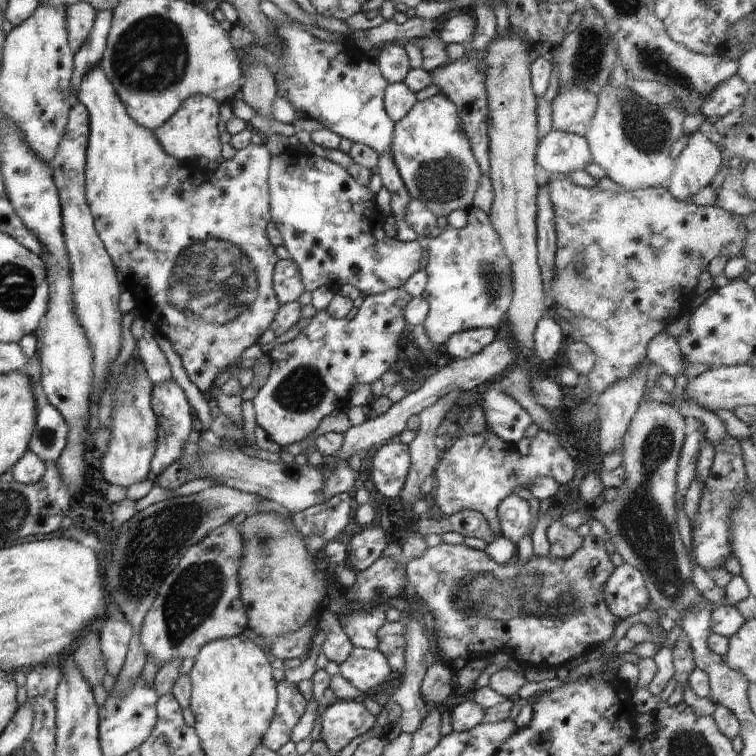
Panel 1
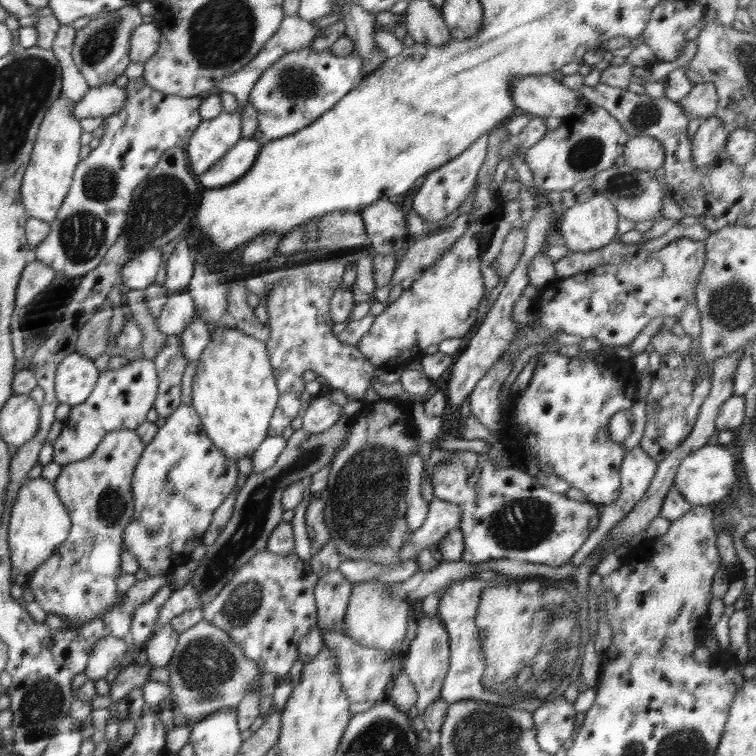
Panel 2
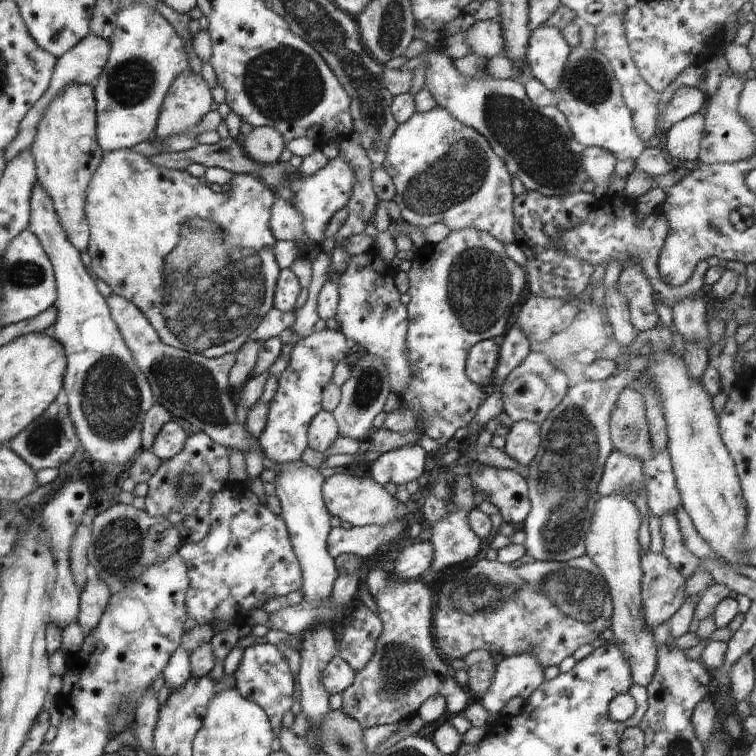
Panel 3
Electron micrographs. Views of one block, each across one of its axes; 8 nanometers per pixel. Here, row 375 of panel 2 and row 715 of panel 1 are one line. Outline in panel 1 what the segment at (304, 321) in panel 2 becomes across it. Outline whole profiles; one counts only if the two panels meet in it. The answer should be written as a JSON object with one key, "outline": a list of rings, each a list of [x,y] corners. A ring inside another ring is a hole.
{"outline":[[[280,680],[276,684],[277,705],[274,718],[262,738],[261,744],[270,750],[277,751],[290,741],[292,728],[298,724],[305,711],[304,696],[300,694],[297,685]],[[361,699],[354,701],[336,700],[320,714],[322,718],[321,739],[330,752],[340,752],[354,738],[370,730],[376,722]]]}

